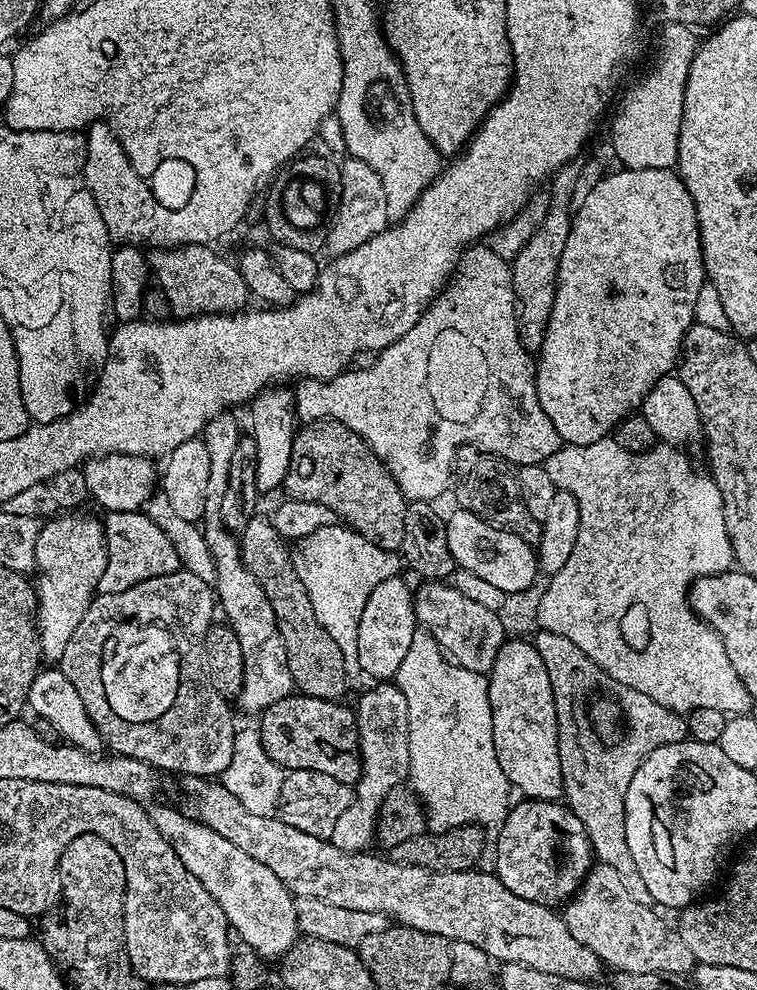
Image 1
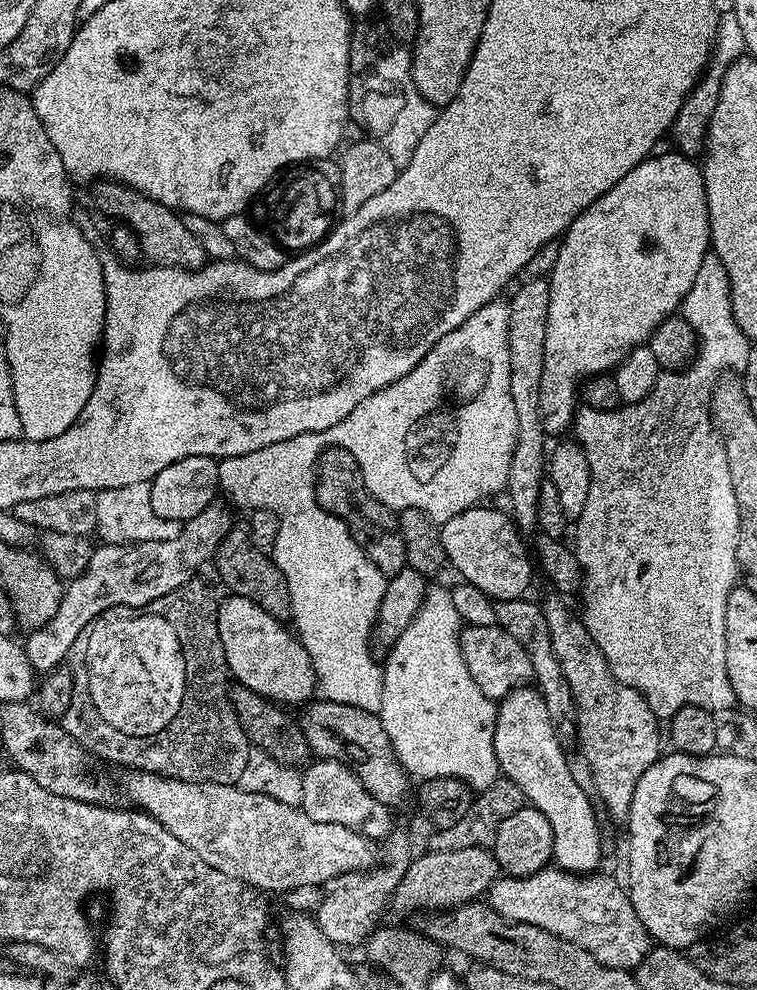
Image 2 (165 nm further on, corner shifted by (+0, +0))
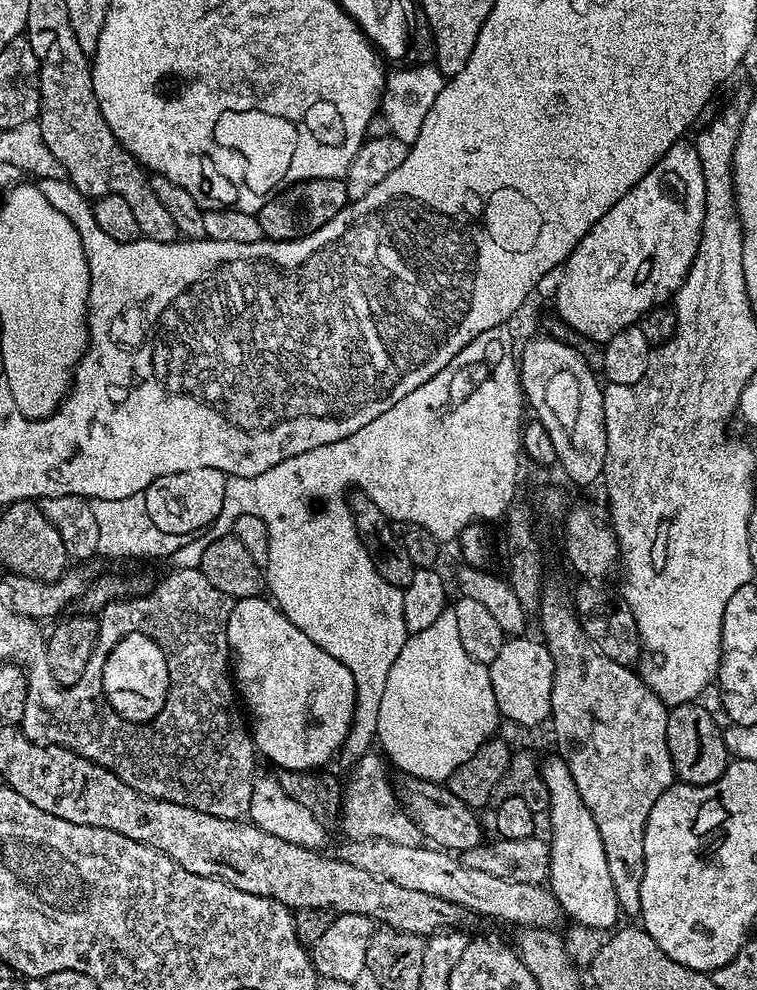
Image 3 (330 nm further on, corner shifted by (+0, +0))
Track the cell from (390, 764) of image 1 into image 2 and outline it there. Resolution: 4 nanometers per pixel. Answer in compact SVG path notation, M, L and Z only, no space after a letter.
M400 830L393 831L392 835L387 837L384 846L382 864L384 860L384 864L388 868L373 866L367 872L338 874L322 885L321 892L324 893L320 896L320 905L317 906L316 912L314 911L314 919L316 925L322 930L322 934L326 934L326 938L331 944L337 946L363 945L377 927L376 915L383 906L385 908L385 902L391 899L396 893L397 886L402 882L404 871L408 869L408 863L414 859L414 852L408 849L408 840L400 833Z

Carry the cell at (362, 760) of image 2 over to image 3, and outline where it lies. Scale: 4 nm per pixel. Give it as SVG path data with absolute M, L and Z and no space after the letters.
M401 775L399 779L400 781L395 781L394 791L400 801L400 805L408 811L408 817L416 823L421 837L423 837L429 845L442 848L446 852L459 854L482 843L480 820L476 817L479 815L477 815L473 808L466 806L466 802L454 798L454 794L450 794L447 786L435 780L423 780L417 776Z

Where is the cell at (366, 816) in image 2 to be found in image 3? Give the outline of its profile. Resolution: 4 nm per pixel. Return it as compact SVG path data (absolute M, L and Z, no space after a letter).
M369 754L351 765L349 772L352 773L348 776L348 784L346 780L342 788L338 824L344 827L348 840L385 840L398 842L398 846L420 844L422 837L418 826L408 817L408 811L400 805L390 780L388 784L388 776L379 759L381 760L379 755Z

